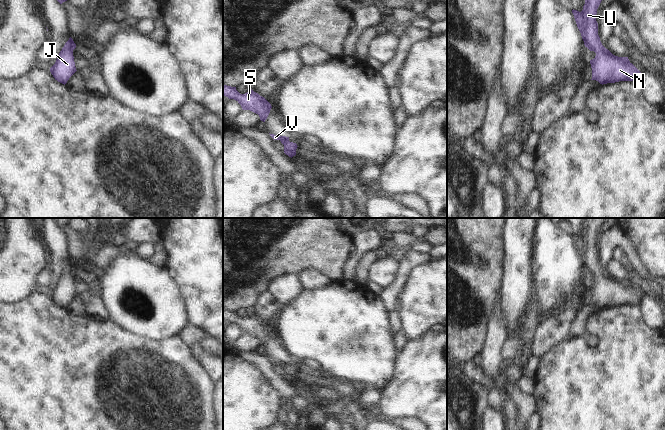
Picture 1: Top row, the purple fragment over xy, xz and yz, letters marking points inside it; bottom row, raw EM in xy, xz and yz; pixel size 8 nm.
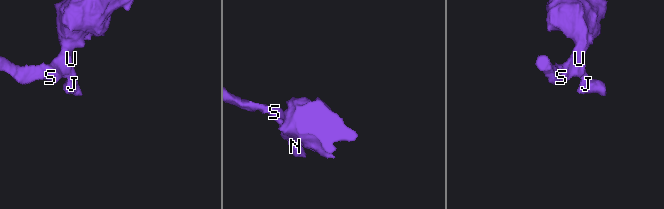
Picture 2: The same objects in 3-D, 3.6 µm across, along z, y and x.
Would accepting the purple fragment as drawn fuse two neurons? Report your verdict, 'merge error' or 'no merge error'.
no merge error

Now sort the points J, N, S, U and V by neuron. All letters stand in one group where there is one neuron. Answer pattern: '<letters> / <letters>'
J N S U V

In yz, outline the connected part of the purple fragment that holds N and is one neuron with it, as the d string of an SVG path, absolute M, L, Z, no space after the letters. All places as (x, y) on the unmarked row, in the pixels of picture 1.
M585 218L585 228L581 236L572 234L577 251L581 257L585 271L594 275L596 280L590 284L592 292L592 303L600 308L615 307L619 305L640 305L642 297L629 285L628 281L618 281L606 273L598 259L598 247L596 245L597 233L606 218Z

